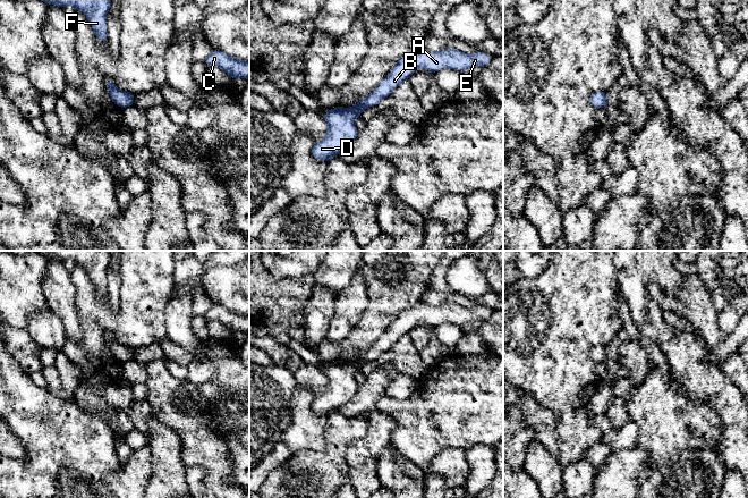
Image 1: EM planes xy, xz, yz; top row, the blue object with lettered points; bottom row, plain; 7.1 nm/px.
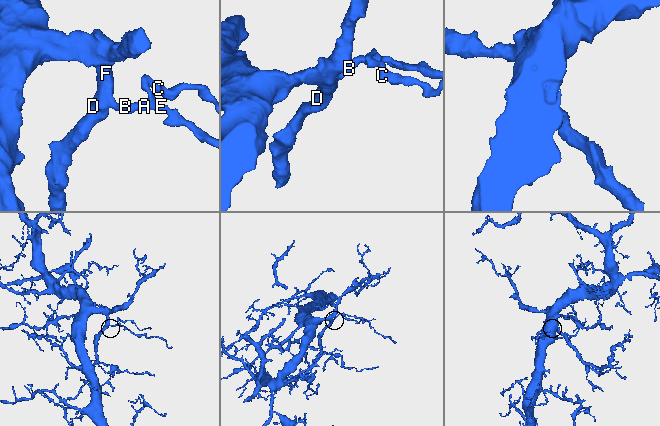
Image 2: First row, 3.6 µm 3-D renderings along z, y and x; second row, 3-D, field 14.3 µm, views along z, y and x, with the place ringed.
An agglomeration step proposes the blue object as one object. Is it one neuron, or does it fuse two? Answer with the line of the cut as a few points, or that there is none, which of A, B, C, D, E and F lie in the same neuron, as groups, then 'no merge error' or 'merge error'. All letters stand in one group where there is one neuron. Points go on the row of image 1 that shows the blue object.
no cut; A B C D E F; no merge error

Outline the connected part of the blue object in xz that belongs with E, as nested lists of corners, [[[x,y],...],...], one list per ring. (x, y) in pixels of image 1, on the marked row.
[[[456,49],[439,52],[426,52],[418,50],[400,58],[391,73],[376,86],[366,98],[351,108],[330,109],[323,119],[328,124],[326,136],[314,144],[312,155],[317,161],[328,162],[340,152],[348,149],[357,138],[358,129],[355,119],[360,116],[367,107],[375,107],[405,81],[407,81],[420,67],[431,73],[443,68],[452,68],[464,71],[473,67],[486,67],[492,56],[485,52],[467,54]]]

